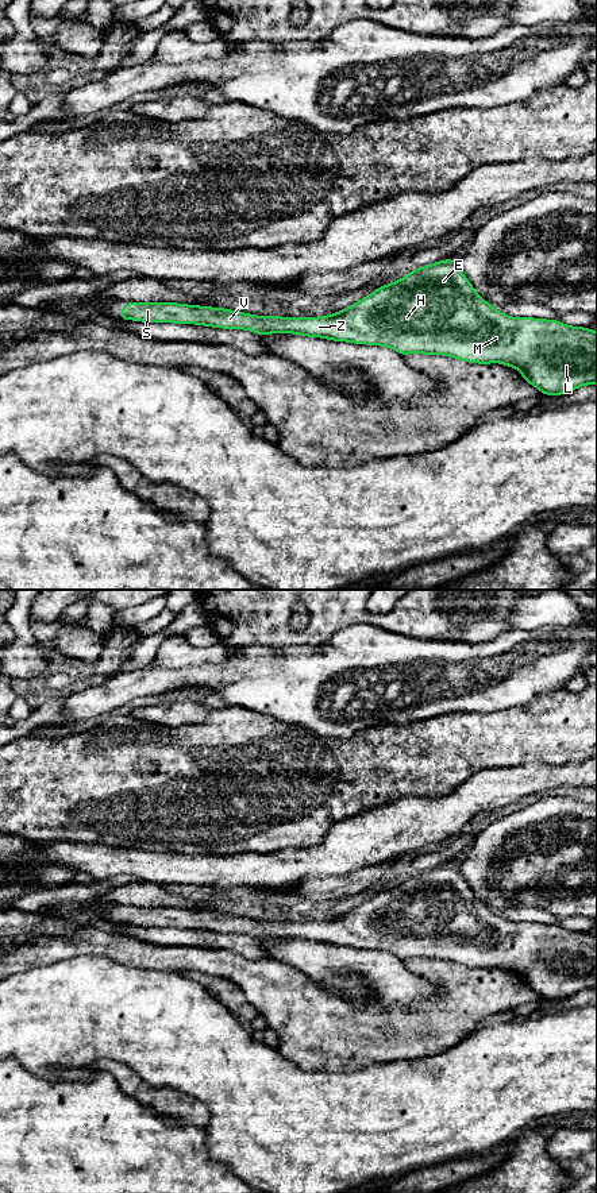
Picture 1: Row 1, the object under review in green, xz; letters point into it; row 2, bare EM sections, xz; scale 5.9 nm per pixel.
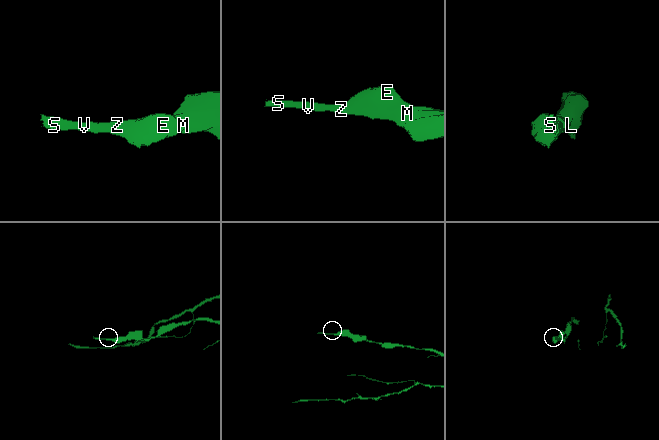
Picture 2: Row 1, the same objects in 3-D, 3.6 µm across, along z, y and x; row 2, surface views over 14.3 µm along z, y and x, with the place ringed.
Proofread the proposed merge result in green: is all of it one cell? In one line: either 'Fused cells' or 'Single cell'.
Single cell

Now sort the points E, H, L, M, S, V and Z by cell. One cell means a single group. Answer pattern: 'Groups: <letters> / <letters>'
Groups: E H L M S V Z

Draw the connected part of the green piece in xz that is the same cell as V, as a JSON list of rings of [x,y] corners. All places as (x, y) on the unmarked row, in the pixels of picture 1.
[[[457,864],[413,873],[401,884],[380,891],[351,911],[320,922],[254,920],[223,912],[176,907],[124,907],[120,924],[197,928],[246,934],[258,939],[293,938],[354,949],[384,950],[400,960],[444,960],[467,968],[501,968],[520,976],[544,1000],[567,999],[597,988],[597,937],[556,924],[512,922],[494,914],[474,895]]]

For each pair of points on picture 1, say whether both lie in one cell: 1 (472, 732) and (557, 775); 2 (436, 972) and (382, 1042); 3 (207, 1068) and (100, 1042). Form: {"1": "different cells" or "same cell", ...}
{"1": "different cells", "2": "same cell", "3": "same cell"}

